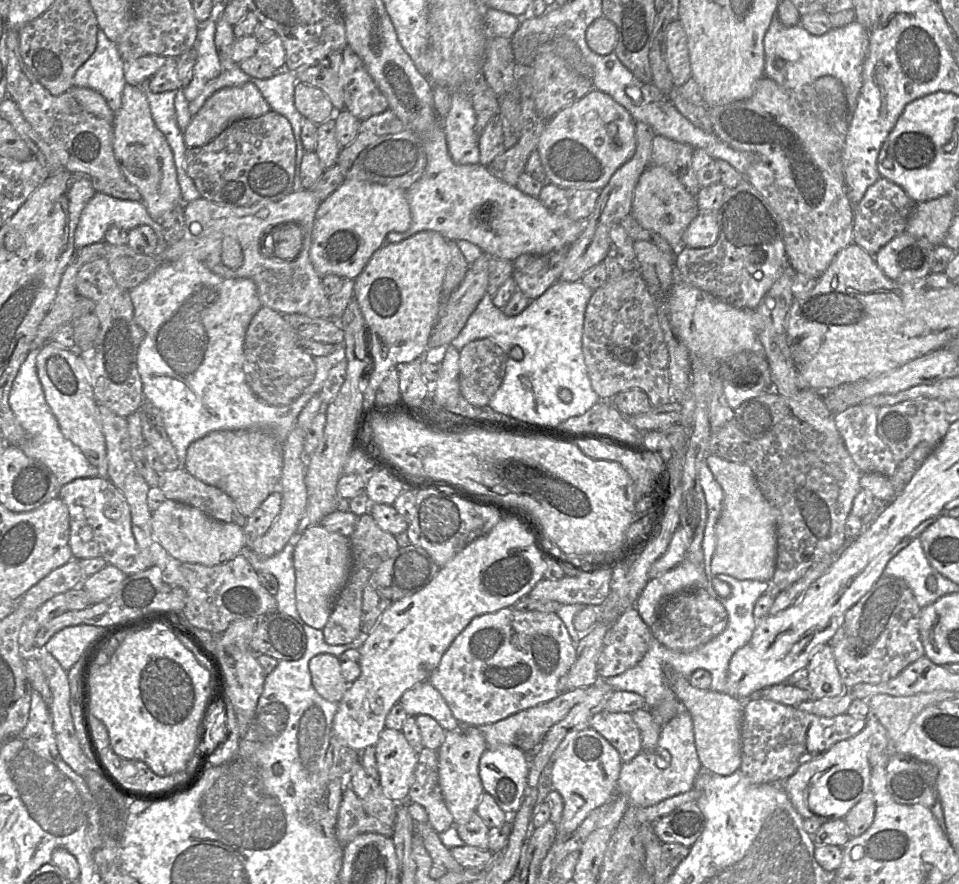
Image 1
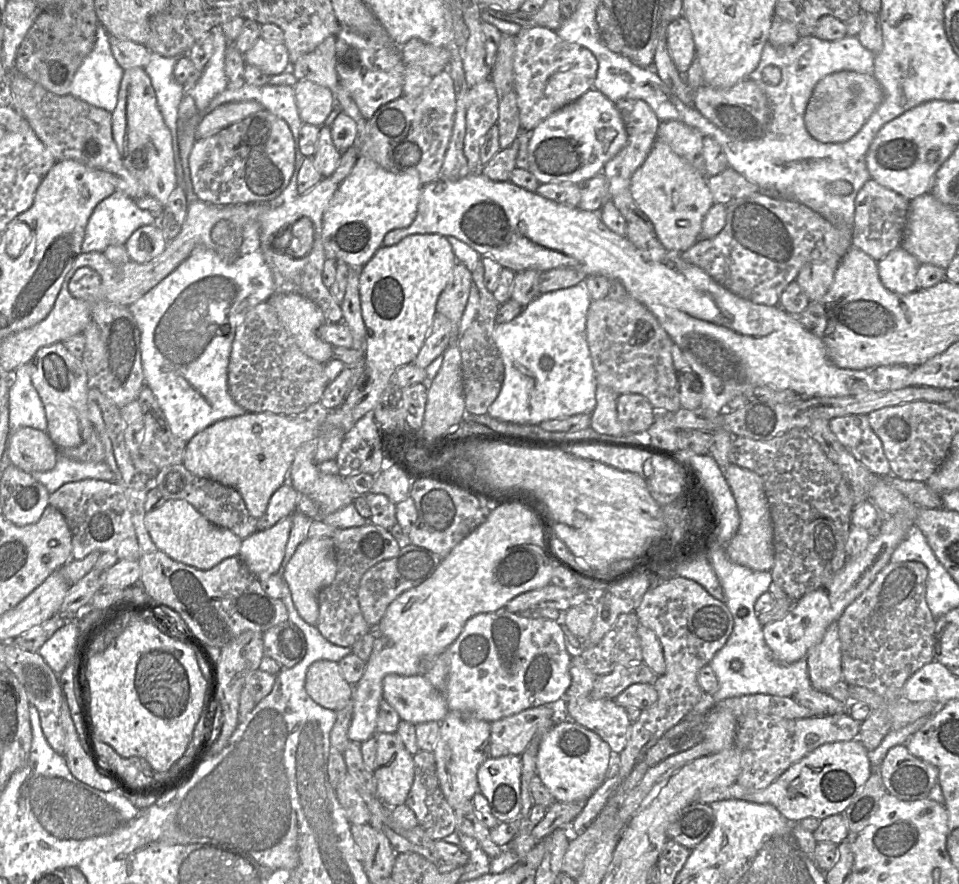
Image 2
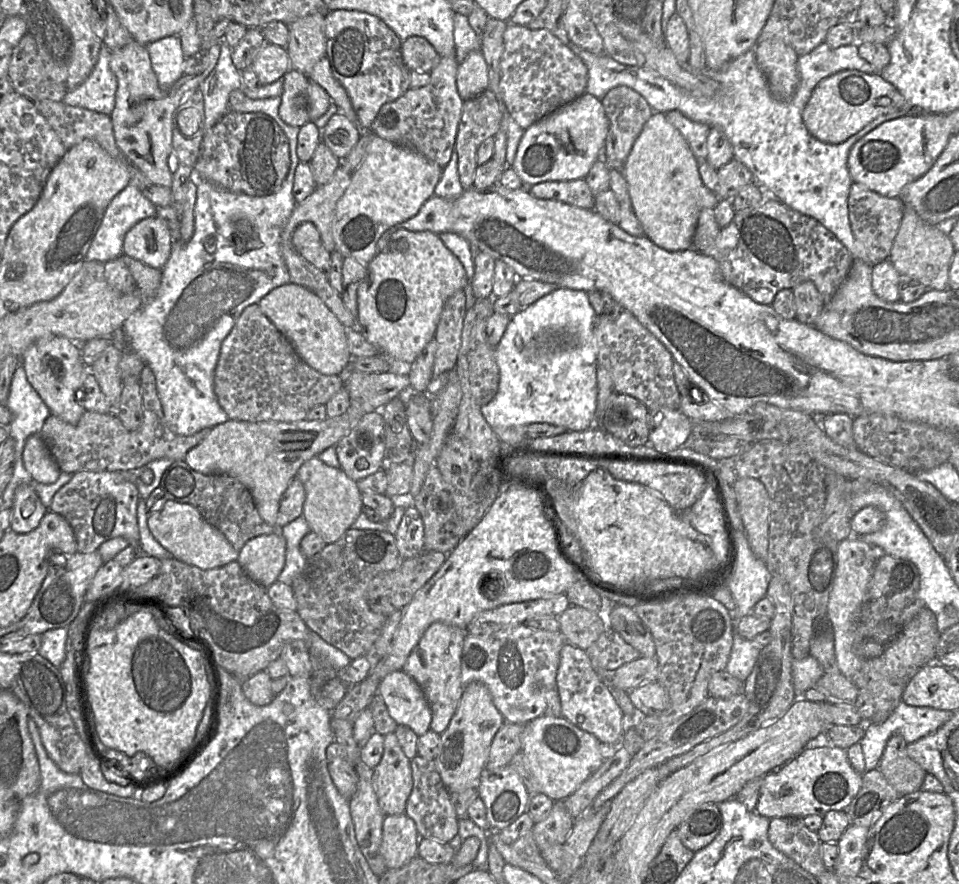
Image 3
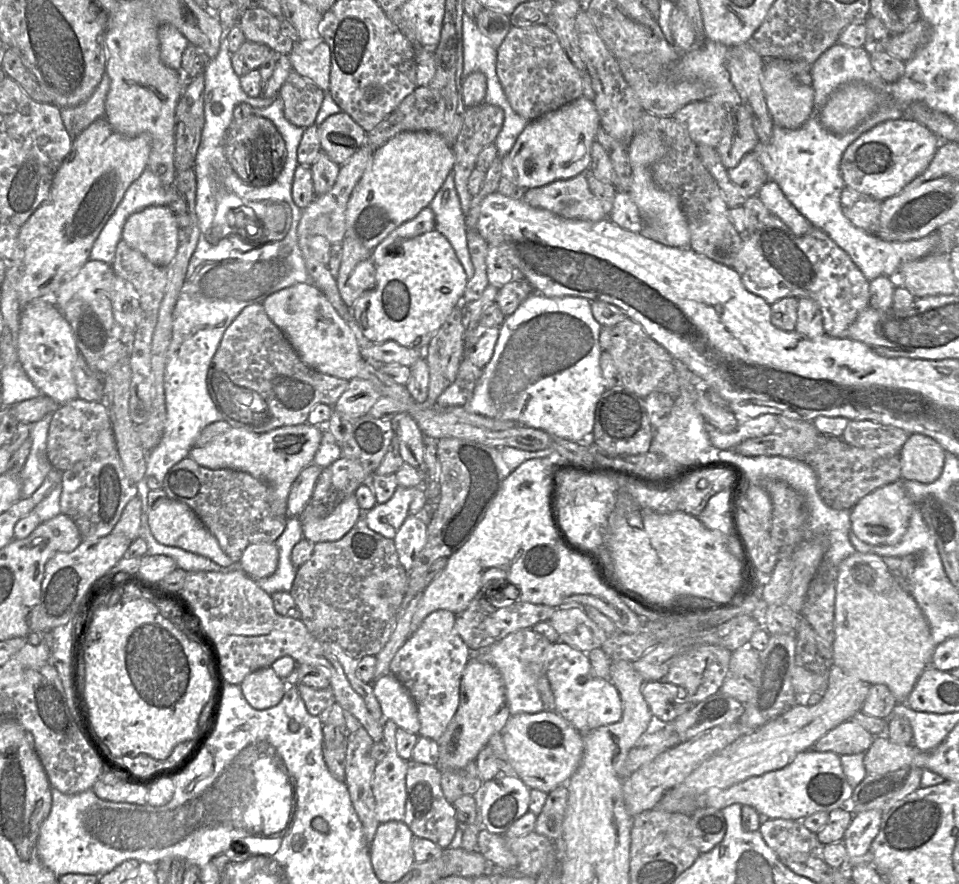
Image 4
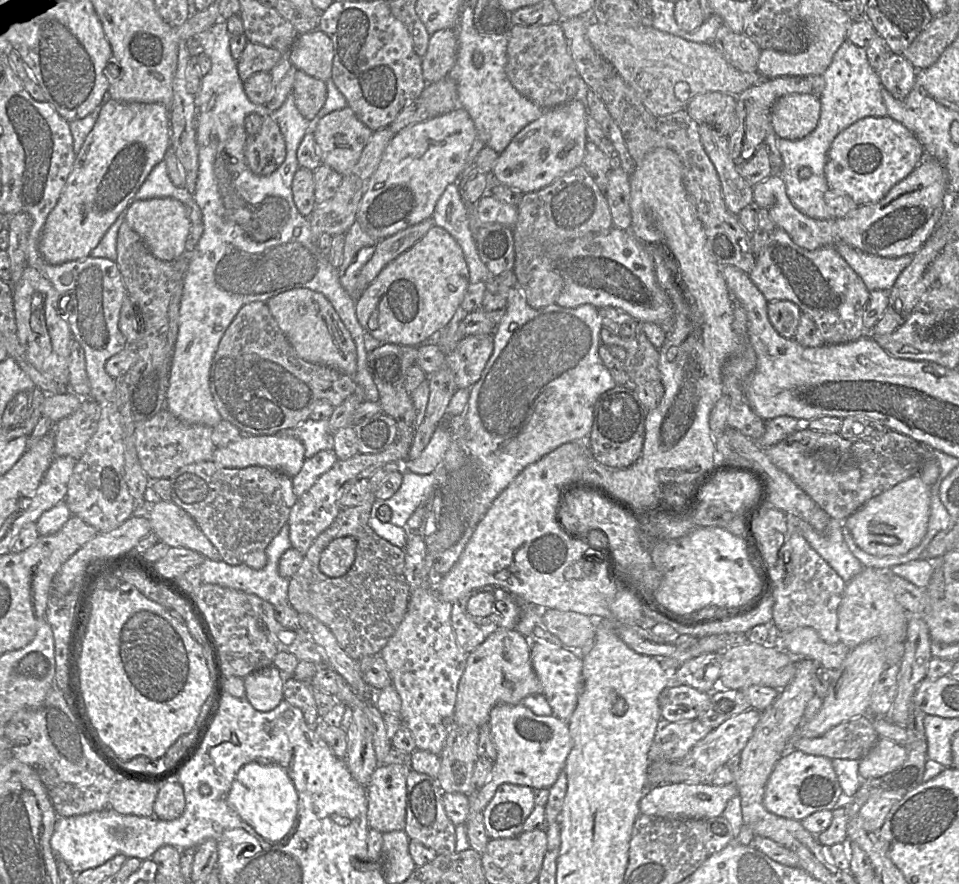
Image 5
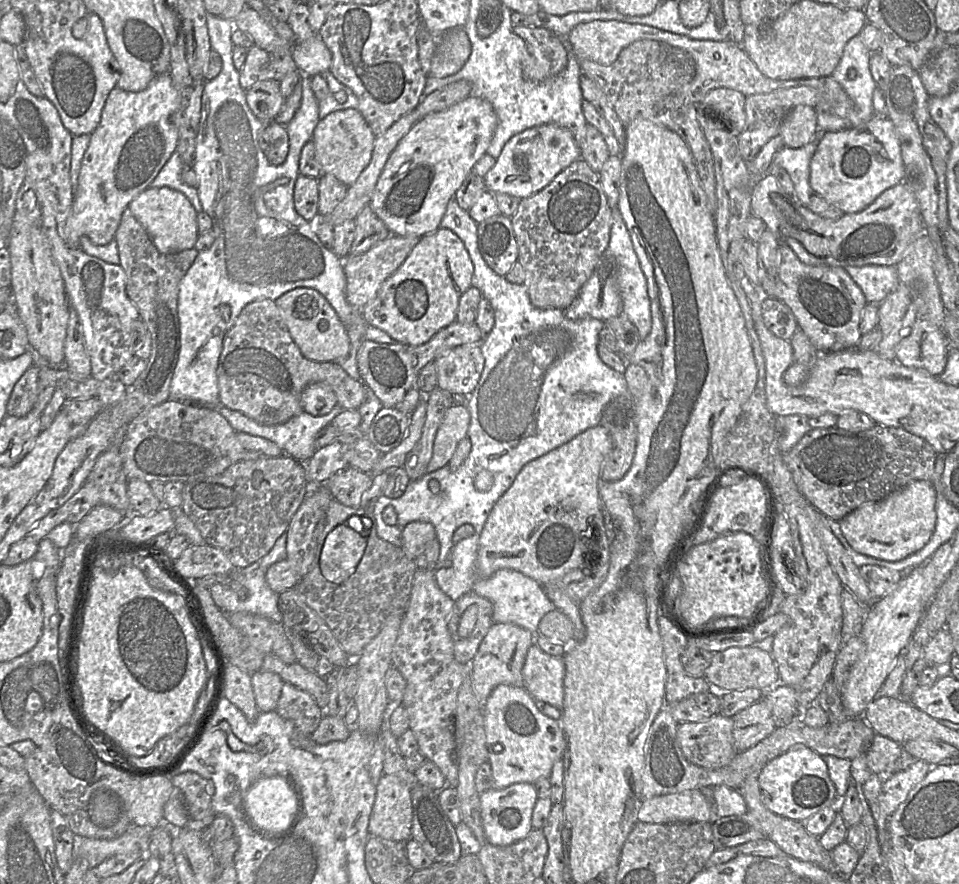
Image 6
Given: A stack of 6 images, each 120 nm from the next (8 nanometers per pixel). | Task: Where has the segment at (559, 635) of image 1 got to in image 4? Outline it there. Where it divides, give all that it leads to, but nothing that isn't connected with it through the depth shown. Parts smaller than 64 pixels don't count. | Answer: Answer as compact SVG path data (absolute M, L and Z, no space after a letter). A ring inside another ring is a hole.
M527 628L513 632L501 641L472 653L494 666L502 675L511 715L536 714L545 710L537 682L541 676L545 675L542 654L549 644L551 643L546 637L535 632L532 628Z

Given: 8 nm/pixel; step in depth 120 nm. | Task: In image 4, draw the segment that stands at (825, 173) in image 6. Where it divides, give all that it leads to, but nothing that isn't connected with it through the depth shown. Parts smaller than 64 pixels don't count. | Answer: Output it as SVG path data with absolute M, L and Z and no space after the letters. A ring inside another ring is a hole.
M910 118L883 122L851 143L841 158L845 186L884 201L899 194L928 167L943 141L925 125Z

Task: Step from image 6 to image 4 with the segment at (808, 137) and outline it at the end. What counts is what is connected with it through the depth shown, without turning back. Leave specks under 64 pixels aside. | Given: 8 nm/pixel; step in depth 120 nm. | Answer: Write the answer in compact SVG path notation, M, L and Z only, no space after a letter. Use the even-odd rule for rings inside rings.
M779 58L765 59L761 86L775 125L793 130L801 127L813 112L814 89L799 82L789 69L778 65Z

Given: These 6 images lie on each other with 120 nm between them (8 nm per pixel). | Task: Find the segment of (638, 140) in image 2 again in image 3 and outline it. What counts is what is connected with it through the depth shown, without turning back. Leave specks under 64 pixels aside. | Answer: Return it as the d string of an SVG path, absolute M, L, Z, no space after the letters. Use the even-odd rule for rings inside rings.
M628 86L612 88L601 101L609 120L609 131L602 157L608 166L622 167L634 142L654 111L639 93Z

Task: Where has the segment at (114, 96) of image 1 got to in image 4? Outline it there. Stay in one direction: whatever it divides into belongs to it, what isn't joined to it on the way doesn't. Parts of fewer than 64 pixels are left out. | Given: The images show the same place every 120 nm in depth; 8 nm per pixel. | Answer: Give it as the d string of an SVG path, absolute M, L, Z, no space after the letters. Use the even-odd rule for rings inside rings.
M105 73L86 102L74 108L61 108L62 120L72 136L72 141L94 121L105 116L105 102L109 88L110 78Z

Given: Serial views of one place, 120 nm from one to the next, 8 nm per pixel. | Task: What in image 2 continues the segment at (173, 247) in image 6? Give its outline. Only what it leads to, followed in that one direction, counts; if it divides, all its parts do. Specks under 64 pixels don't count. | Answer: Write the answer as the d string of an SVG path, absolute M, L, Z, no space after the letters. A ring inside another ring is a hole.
M144 225L130 235L125 242L125 248L130 260L146 263L159 256L167 243L159 225Z

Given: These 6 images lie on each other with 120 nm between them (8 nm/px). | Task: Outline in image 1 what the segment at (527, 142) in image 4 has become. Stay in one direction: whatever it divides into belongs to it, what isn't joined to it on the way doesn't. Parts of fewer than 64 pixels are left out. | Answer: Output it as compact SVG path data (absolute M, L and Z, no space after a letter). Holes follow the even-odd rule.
M592 89L572 105L549 119L536 151L547 181L561 188L604 188L613 174L635 153L636 121L608 94Z

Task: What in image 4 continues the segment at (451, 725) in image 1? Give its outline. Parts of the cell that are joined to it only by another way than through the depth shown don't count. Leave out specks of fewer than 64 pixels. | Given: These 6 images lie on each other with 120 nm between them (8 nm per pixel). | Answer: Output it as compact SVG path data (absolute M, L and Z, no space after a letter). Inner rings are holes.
M387 674L374 680L372 685L374 695L381 706L384 717L387 720L395 722L399 728L403 728L410 733L418 735L420 722L418 719L417 708L413 698L402 683L392 674Z

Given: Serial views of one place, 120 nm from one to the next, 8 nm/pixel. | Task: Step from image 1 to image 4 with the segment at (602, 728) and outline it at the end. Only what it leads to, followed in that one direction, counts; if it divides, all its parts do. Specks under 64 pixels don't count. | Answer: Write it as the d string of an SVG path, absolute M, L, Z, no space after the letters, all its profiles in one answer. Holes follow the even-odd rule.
M563 642L551 643L545 648L542 654L542 662L545 669L545 675L549 680L554 694L556 704L555 712L567 720L582 735L601 726L617 723L622 719L623 704L621 696L611 682L601 678L591 678L584 684L578 682L580 677L587 676L590 673L590 661L587 653L581 652Z

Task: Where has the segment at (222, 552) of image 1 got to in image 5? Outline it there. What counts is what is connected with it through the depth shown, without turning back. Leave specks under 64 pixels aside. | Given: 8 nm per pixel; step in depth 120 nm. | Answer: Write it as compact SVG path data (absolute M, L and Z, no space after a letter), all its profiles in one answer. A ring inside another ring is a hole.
M173 501L152 505L148 518L152 532L171 548L188 548L213 561L221 560L218 549L194 519Z

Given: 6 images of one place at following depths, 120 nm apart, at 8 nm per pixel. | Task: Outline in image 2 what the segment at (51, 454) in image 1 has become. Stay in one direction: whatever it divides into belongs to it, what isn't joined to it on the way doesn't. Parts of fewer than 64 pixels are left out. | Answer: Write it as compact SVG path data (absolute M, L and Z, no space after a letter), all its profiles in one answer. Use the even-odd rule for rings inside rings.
M29 364L19 366L11 374L8 407L10 434L22 427L47 432L45 408L32 384ZM58 450L55 467L46 472L33 472L34 479L42 483L52 494L62 485L84 479L97 479L115 482L115 475L107 463L79 462L67 458Z

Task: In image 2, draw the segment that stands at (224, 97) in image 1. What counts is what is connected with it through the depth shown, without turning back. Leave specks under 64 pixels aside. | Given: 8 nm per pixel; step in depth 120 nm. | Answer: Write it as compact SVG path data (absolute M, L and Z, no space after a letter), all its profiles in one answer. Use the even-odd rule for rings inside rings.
M254 100L222 104L201 117L196 128L196 140L212 135L261 110L264 110L262 104Z

